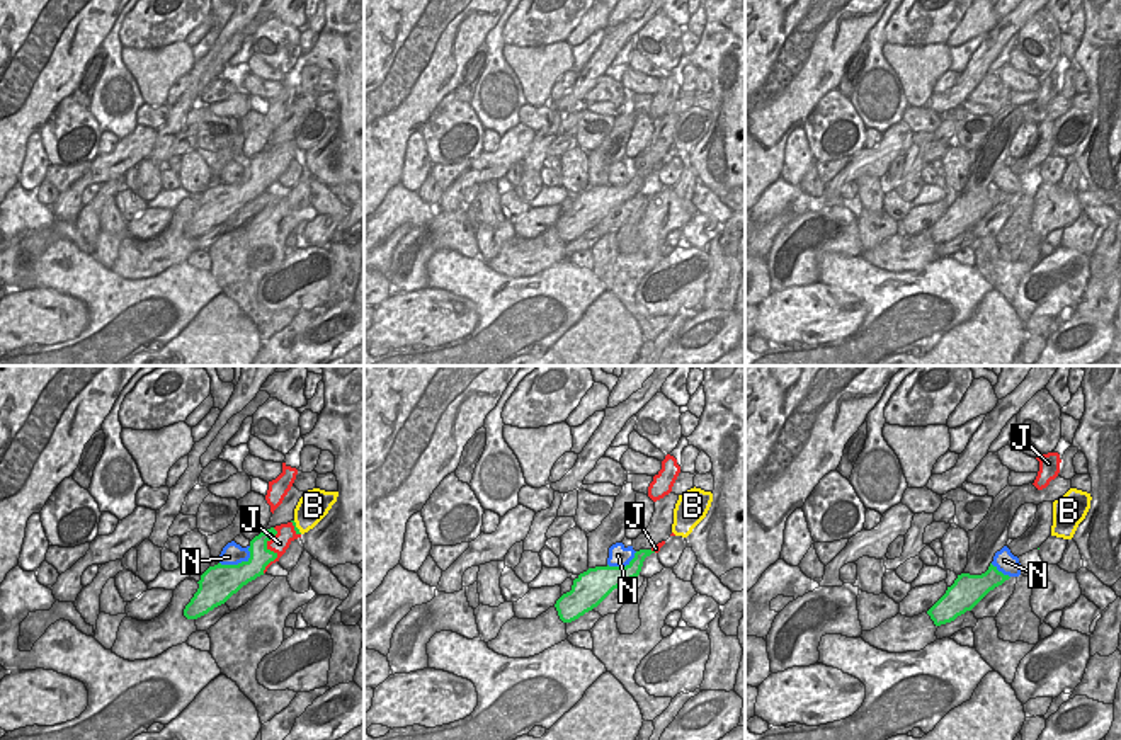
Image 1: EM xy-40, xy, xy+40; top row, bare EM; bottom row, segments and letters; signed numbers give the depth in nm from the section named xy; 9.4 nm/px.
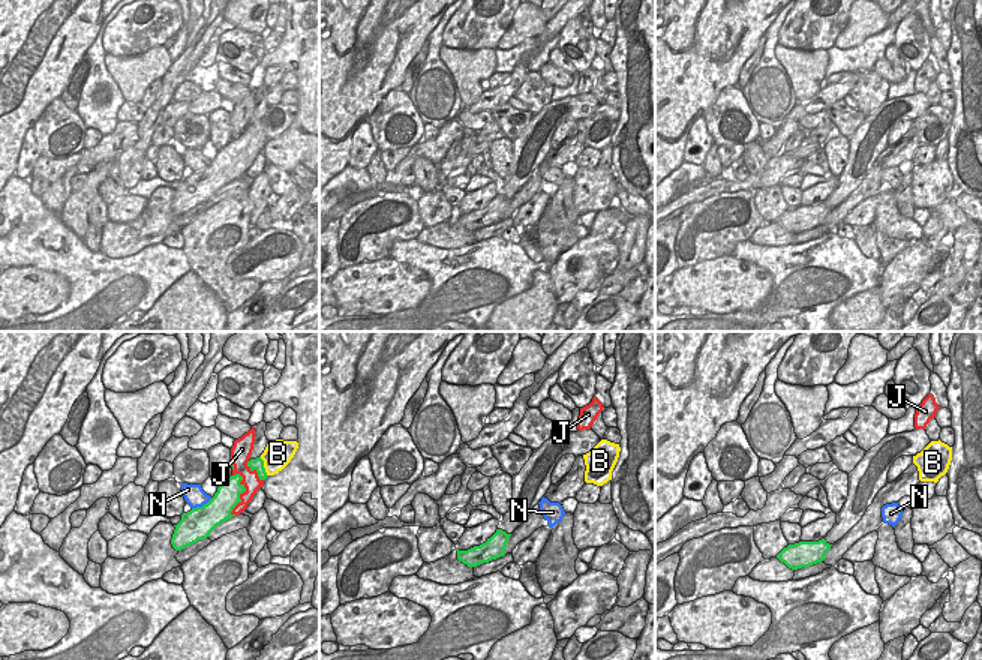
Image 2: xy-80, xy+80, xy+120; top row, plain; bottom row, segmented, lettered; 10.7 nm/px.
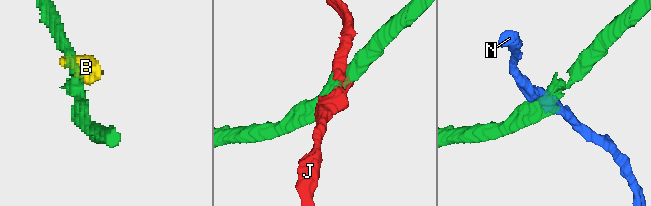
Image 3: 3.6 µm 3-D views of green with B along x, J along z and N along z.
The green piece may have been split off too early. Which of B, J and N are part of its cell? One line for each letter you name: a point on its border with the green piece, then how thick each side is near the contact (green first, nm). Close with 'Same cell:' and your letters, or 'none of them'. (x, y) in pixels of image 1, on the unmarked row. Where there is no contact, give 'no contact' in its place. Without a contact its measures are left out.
Same cell: none of them

